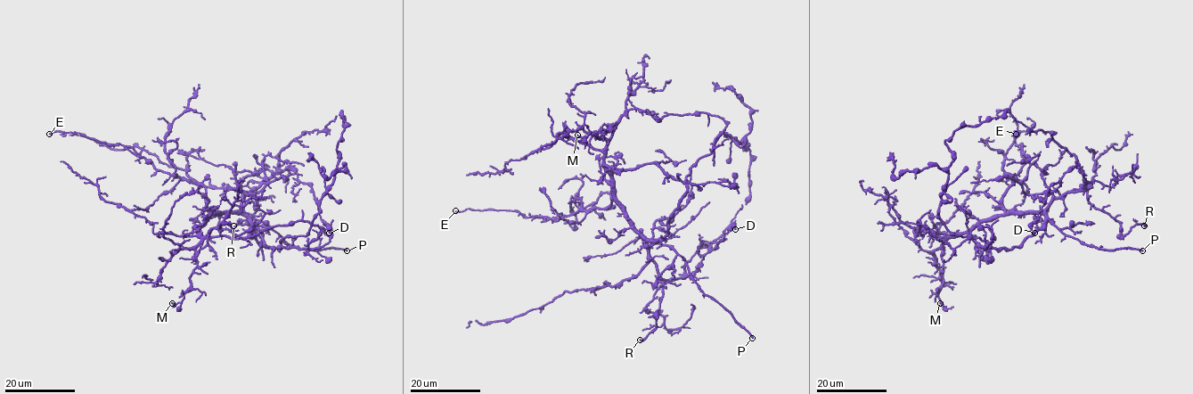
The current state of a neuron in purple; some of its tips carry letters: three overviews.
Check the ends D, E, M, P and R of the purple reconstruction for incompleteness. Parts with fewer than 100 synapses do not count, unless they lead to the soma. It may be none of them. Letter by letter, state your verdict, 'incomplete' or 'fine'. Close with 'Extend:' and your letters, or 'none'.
D: fine
E: fine
M: fine
P: incomplete
R: fine
Extend: P

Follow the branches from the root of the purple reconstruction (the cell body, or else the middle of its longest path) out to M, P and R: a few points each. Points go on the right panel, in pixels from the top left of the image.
M: (1011, 211), (980, 219), (967, 231), (954, 233), (942, 246), (943, 283), (938, 293), (942, 305), (940, 303)
P: (1011, 211), (1041, 211), (1063, 233), (1098, 249), (1142, 250)
R: (1011, 211), (1042, 210), (1055, 199), (1086, 191), (1090, 204), (1119, 222), (1123, 235), (1136, 224), (1144, 225)

